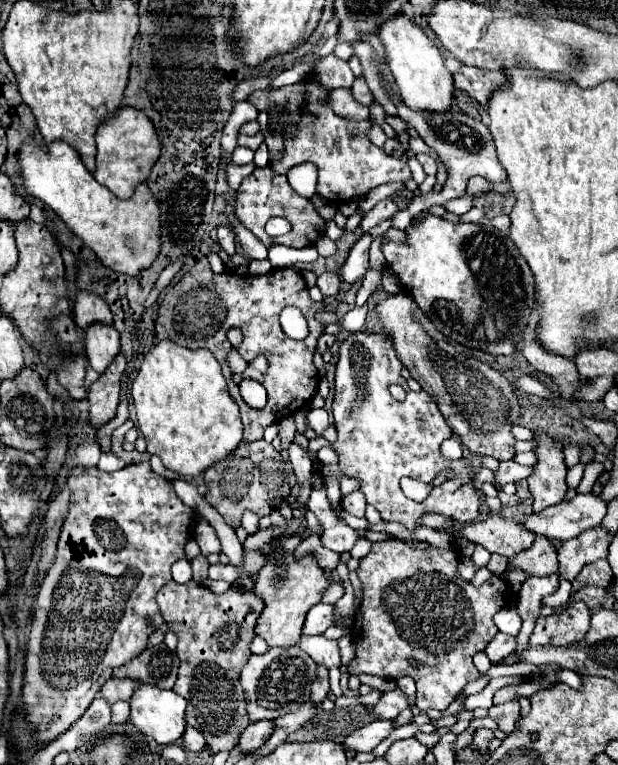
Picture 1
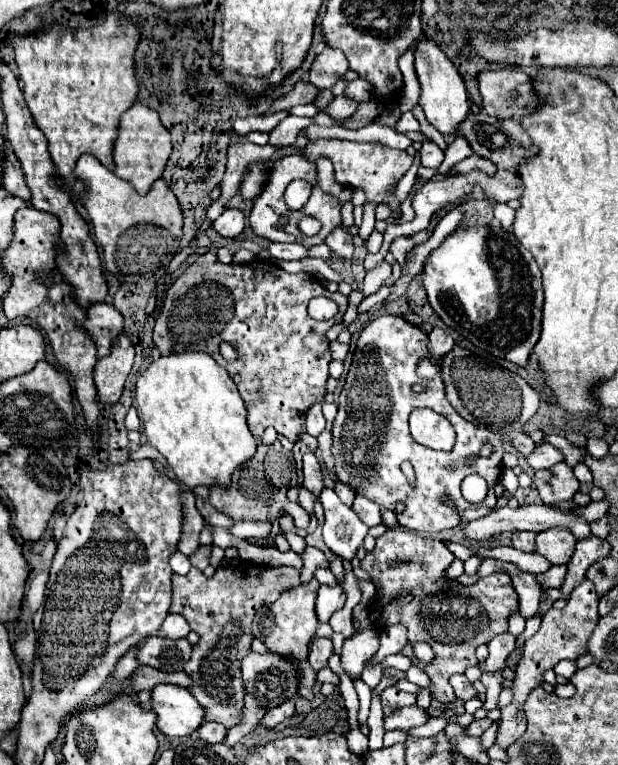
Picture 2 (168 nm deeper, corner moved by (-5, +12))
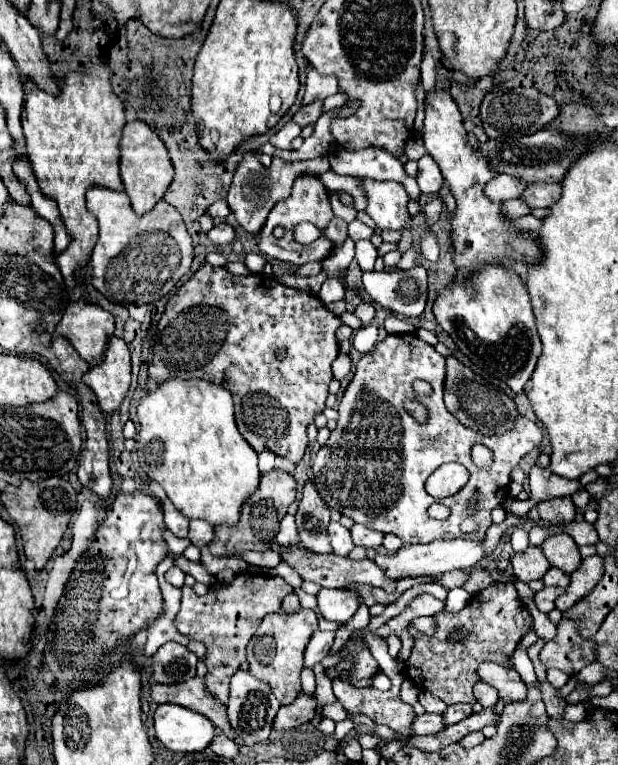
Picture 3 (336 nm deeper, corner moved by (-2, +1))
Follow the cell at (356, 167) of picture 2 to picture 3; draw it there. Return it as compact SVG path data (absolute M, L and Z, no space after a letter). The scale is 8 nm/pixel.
M358 177L358 185L366 195L366 213L374 219L380 229L402 229L408 217L408 195L402 183L376 181Z

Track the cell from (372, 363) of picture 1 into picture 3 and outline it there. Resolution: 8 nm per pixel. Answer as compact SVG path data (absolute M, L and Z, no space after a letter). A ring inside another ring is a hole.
M388 335L378 341L374 349L360 357L354 377L344 391L344 397L338 405L338 425L330 433L328 443L318 451L312 465L314 485L322 495L324 503L342 515L352 517L356 523L362 523L370 529L382 533L394 533L404 543L432 543L436 539L484 539L488 525L492 523L492 509L502 505L506 499L510 469L532 451L542 433L536 423L526 417L518 417L516 427L502 435L486 437L478 431L464 427L454 415L448 413L442 401L446 359L436 353L436 349L416 335ZM424 379L432 385L430 397L418 397L412 391L412 381ZM416 399L426 407L426 423L416 421L406 409L404 403ZM474 443L484 443L494 451L494 467L478 469L470 459L470 449ZM456 461L470 471L470 481L452 497L442 499L450 507L452 515L448 521L430 519L426 509L434 503L434 497L426 493L424 483L442 463ZM476 497L480 501L478 513L466 509L466 501ZM468 517L474 517L478 531L462 533L460 523Z

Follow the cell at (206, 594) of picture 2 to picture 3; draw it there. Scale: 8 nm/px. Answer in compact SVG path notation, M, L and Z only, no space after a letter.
M240 573L232 583L212 585L204 597L196 595L196 591L188 585L182 587L182 605L174 617L174 625L180 635L202 641L206 645L204 665L208 673L204 677L204 683L210 695L220 703L226 705L230 699L230 677L238 671L240 663L246 661L246 645L256 633L260 621L264 615L280 611L282 599L292 591L294 589L282 577L260 573Z

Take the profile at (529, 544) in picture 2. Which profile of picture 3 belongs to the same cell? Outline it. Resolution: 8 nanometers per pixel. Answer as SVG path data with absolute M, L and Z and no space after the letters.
M532 545L528 549L520 551L520 553L514 553L512 559L510 559L510 565L512 565L514 575L524 583L528 583L532 579L540 579L550 567L542 549L532 547Z

